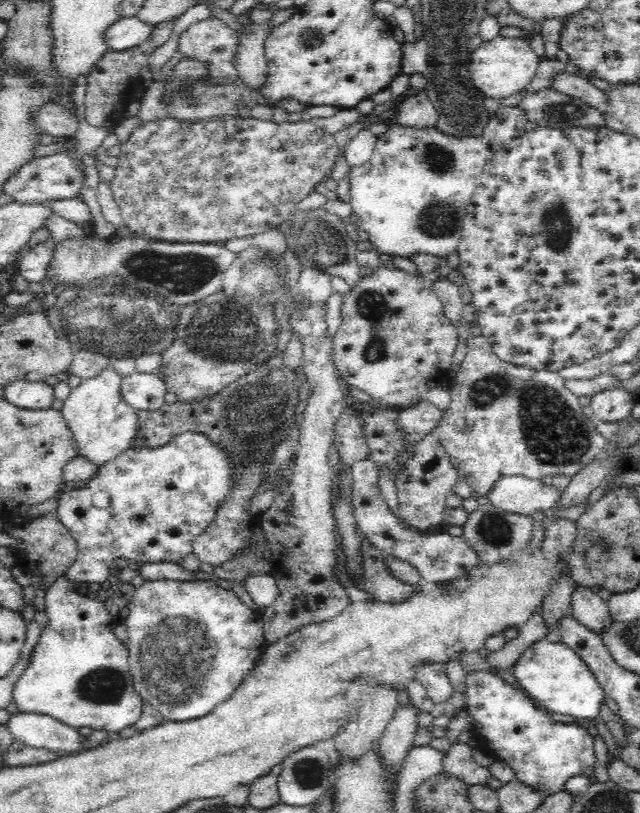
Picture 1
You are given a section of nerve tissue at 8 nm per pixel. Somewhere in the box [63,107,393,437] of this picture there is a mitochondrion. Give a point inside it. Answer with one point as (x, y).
(172, 273)

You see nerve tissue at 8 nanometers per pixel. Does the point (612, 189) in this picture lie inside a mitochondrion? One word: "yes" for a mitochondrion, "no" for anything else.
no

